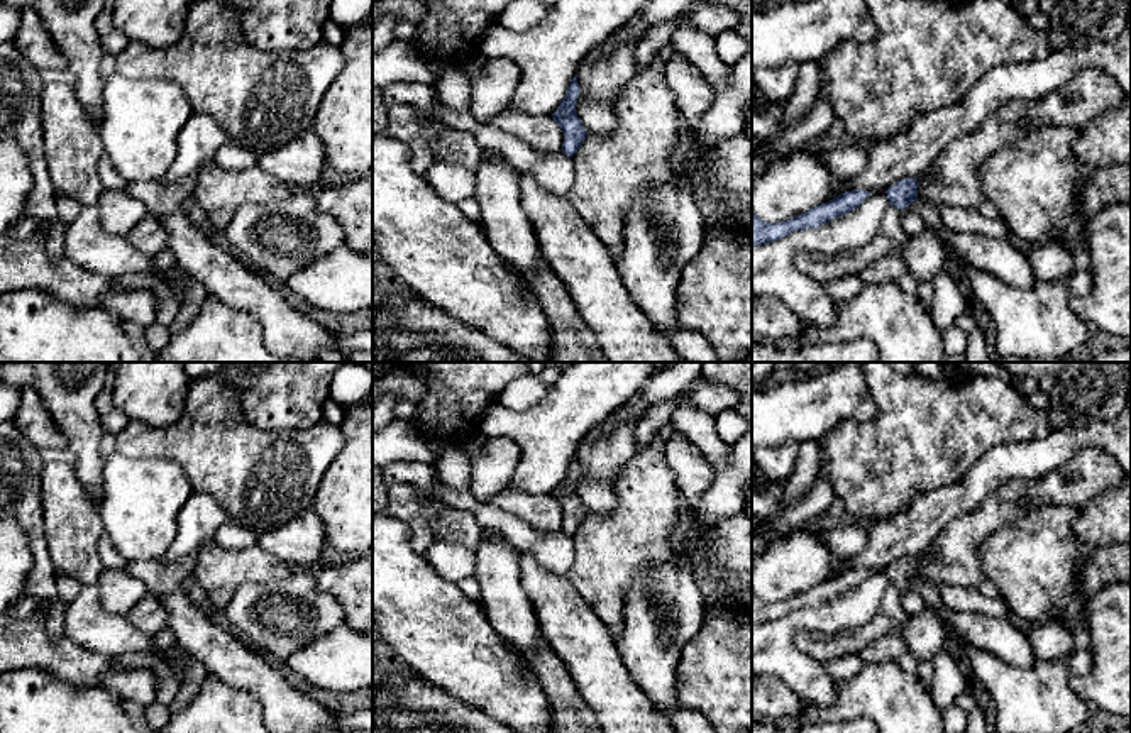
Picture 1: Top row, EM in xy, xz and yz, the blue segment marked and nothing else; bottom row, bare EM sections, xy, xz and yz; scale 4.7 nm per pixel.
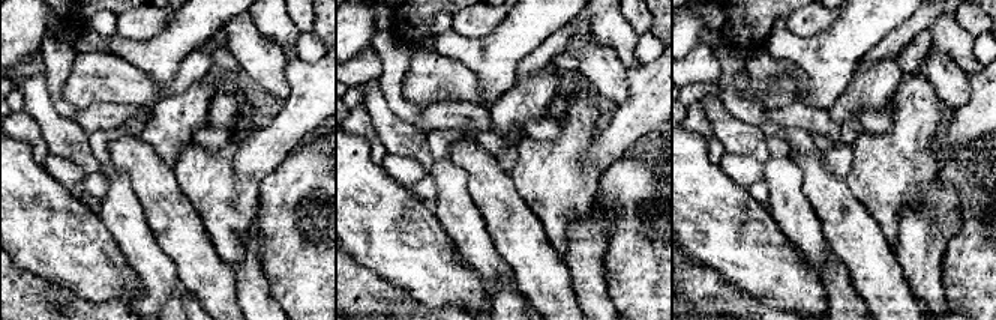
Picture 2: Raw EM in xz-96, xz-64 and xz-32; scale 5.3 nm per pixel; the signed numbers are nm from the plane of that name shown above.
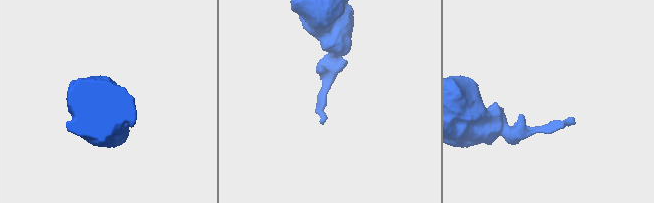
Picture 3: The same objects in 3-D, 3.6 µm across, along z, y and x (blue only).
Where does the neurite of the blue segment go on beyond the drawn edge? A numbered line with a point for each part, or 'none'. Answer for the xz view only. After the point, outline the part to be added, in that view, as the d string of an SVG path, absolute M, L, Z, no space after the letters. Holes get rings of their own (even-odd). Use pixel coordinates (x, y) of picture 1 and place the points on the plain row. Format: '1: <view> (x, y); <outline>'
none

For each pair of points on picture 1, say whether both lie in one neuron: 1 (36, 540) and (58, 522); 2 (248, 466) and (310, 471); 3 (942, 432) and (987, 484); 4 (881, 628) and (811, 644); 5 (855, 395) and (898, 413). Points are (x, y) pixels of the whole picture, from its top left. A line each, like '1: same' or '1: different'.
1: different
2: same
3: different
4: same
5: different

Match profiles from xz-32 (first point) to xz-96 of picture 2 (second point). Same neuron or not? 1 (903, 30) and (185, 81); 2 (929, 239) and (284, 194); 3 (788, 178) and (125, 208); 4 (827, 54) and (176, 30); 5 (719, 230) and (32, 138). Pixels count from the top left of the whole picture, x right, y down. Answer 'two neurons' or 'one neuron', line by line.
1: one neuron
2: two neurons
3: one neuron
4: one neuron
5: two neurons

